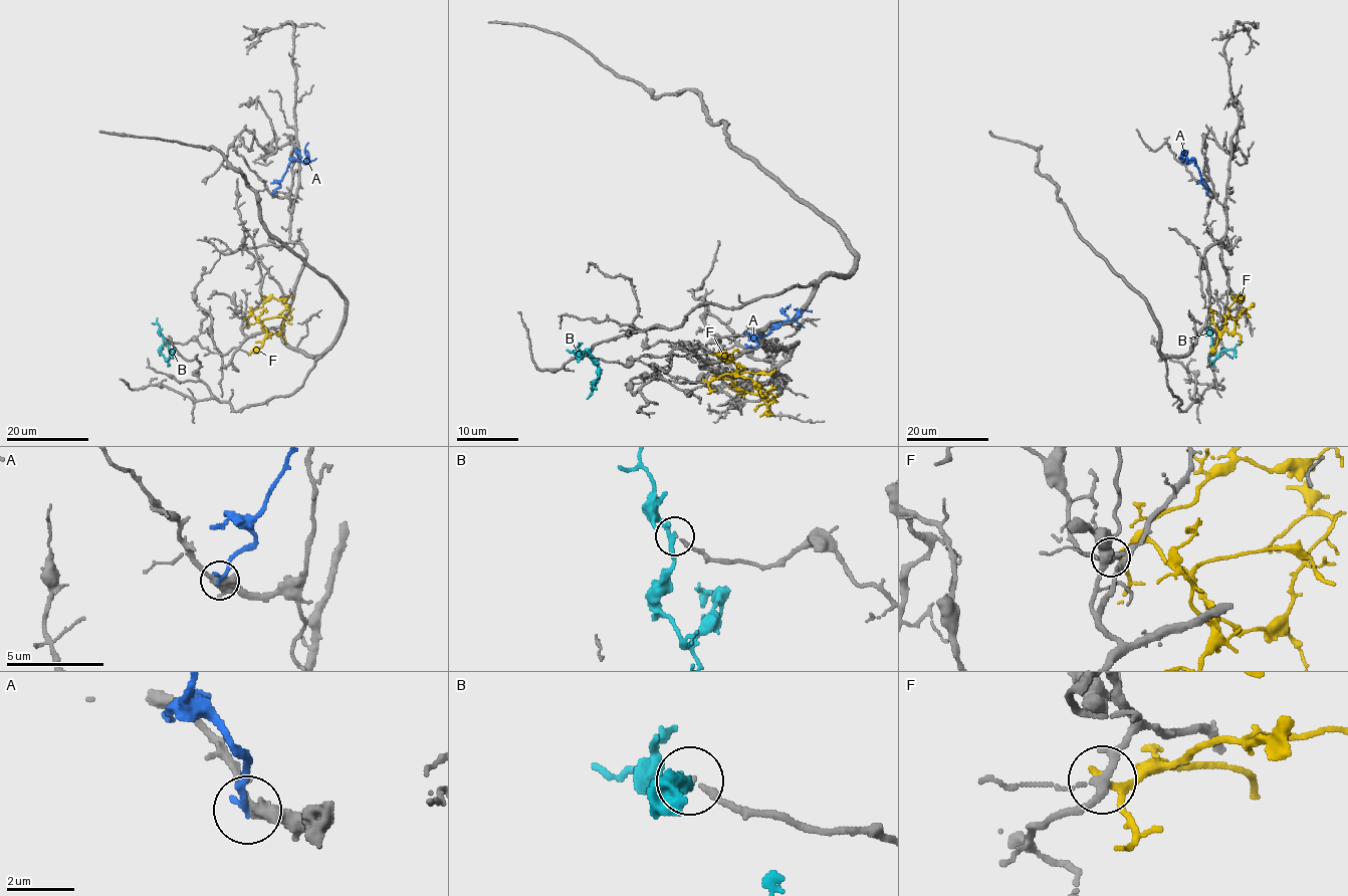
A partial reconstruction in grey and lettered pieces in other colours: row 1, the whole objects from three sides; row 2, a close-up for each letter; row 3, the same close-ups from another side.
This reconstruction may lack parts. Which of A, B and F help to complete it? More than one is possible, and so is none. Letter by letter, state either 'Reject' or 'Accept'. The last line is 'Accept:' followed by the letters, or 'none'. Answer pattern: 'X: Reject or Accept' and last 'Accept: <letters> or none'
A: Reject
B: Reject
F: Reject
Accept: none

